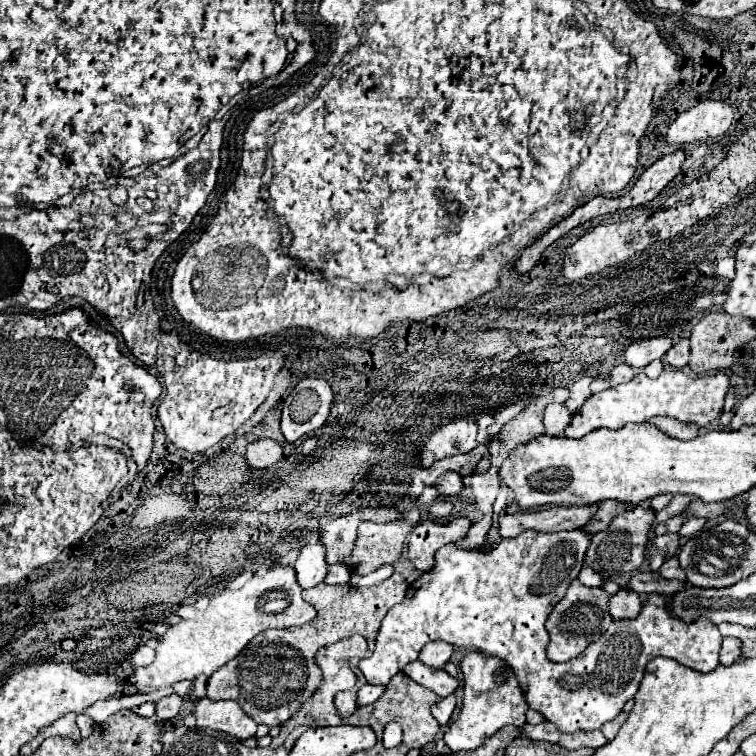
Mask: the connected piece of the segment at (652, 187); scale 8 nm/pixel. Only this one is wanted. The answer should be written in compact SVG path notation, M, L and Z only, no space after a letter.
M673 151L671 155L665 155L663 159L659 159L657 163L653 163L633 185L633 189L629 193L625 193L623 197L611 201L613 203L613 211L617 209L629 209L629 207L637 207L643 203L653 201L661 189L679 173L681 163L685 161L685 153L683 151Z

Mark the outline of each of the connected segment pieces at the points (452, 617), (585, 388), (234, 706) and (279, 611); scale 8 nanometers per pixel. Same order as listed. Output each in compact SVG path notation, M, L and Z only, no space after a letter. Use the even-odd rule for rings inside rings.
M581 529L575 531L561 531L561 533L537 533L537 531L525 531L515 539L503 539L497 549L491 553L485 551L463 551L455 545L445 545L435 555L435 565L431 571L427 571L421 579L417 579L409 589L405 599L395 605L387 613L387 617L381 621L379 633L377 633L377 645L371 657L359 661L359 669L367 683L371 685L387 685L389 679L403 671L403 667L419 657L419 651L429 641L447 641L455 647L465 647L469 651L483 651L487 655L495 655L503 661L507 661L519 683L525 691L525 699L531 709L539 711L547 721L559 725L561 731L573 733L573 731L595 731L601 729L607 721L615 719L625 701L631 699L639 683L643 679L643 671L647 661L653 657L669 657L677 663L699 671L709 673L719 665L719 649L721 649L721 635L715 623L707 621L707 617L697 617L697 621L687 623L671 611L667 611L667 605L671 603L671 595L651 593L643 601L643 609L639 617L635 619L623 619L613 621L611 629L603 633L603 637L595 643L591 643L575 659L565 663L554 663L545 657L545 645L547 645L547 631L545 621L551 613L551 609L557 605L559 599L565 595L567 585L577 577L577 573L583 567L583 557L589 547L589 535Z
M581 377L577 383L573 383L569 387L569 399L565 401L565 407L571 413L575 413L585 403L585 399L589 399L589 395L591 395L590 383L592 380L593 378L591 377Z
M207 697L199 699L193 711L197 719L197 727L211 727L223 733L237 737L239 741L247 737L255 737L257 723L243 713L237 701L211 701Z
M275 565L265 573L265 577L251 577L239 589L227 587L217 595L211 595L209 605L205 601L203 613L193 613L189 615L189 619L179 621L179 629L165 631L155 649L155 661L147 667L135 669L135 687L139 691L155 691L175 685L181 679L191 681L201 675L211 677L211 673L237 657L241 649L265 629L287 629L293 625L305 625L313 617L315 609L307 601L303 601L293 567ZM281 589L287 589L287 593L281 593Z

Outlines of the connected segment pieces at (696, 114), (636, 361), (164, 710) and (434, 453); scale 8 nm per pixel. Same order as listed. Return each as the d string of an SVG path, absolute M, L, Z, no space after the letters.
M704 100L683 111L665 135L669 145L691 145L723 135L733 123L733 109L726 101Z
M663 335L663 337L651 337L651 339L635 341L629 347L625 347L621 355L623 355L627 365L631 365L635 369L643 369L651 361L661 359L671 347L673 347L673 339Z
M167 695L167 697L159 699L157 705L155 705L155 715L157 715L157 719L159 719L159 721L173 719L173 717L179 713L181 703L183 703L183 699L181 699L179 695Z
M447 423L439 427L427 441L421 451L421 467L431 467L435 461L449 457L449 455L459 455L459 453L469 453L475 449L477 441L477 425L475 423Z

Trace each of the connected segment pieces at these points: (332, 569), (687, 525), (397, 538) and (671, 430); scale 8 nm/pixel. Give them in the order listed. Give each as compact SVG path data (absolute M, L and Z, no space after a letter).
M335 563L335 565L329 565L329 571L325 575L325 583L347 583L349 575L351 575L351 569L347 565Z
M685 517L683 525L681 525L681 529L679 529L679 535L681 535L681 537L697 535L697 533L701 533L703 525L705 525L705 519L703 519L703 517Z
M371 521L361 523L349 567L359 575L369 575L385 563L393 565L401 557L407 533L409 529L403 521L385 525Z
M651 417L651 423L663 429L667 435L677 437L677 439L693 439L699 435L699 427L685 423L685 421L675 421L673 417Z

